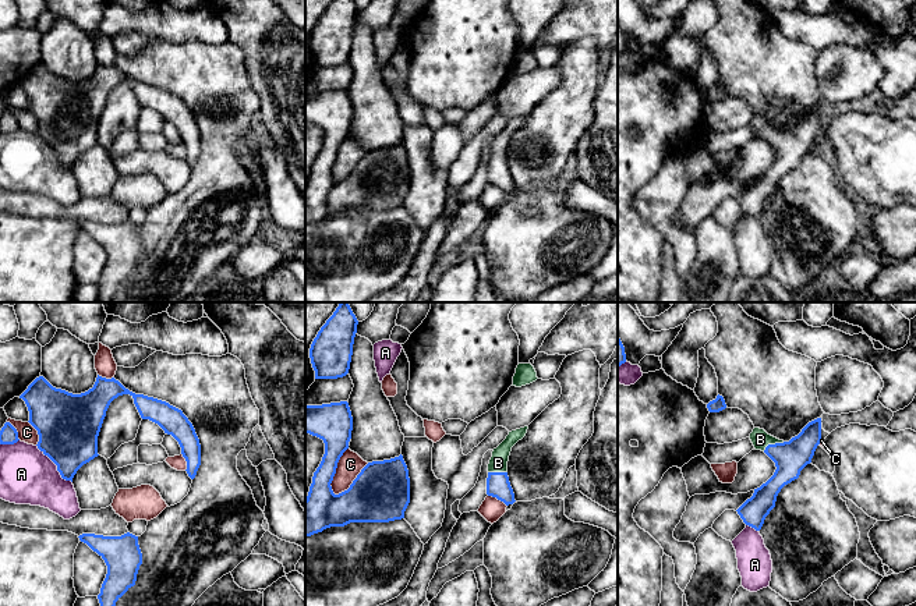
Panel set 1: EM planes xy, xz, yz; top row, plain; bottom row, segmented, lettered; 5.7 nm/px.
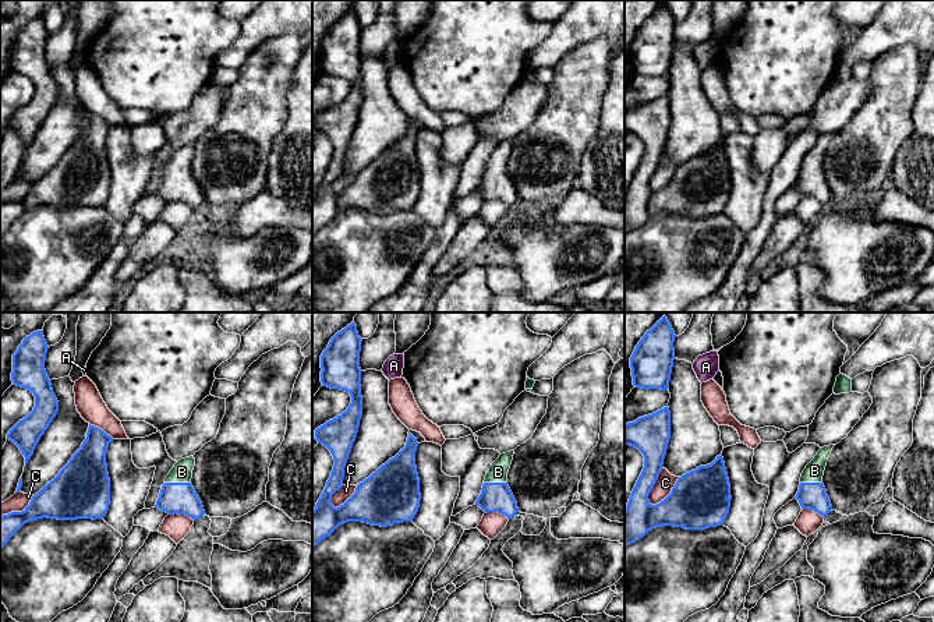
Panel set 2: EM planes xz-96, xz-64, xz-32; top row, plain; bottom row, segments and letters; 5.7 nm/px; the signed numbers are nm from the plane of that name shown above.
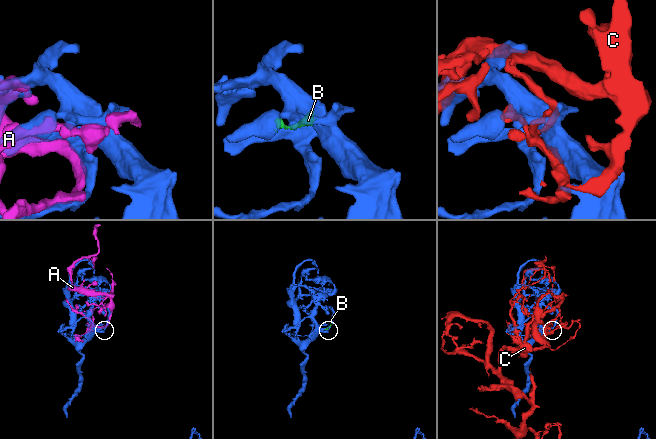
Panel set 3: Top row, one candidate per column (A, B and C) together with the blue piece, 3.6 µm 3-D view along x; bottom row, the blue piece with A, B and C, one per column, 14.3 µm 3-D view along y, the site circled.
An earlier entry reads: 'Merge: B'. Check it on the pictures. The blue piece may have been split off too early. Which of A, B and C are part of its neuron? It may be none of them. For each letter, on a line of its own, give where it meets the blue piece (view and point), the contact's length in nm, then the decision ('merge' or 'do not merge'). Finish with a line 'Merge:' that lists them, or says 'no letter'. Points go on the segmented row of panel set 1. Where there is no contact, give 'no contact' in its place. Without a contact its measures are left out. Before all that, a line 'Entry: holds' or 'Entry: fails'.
Entry: holds
A: xy (56, 464) | 300 nm | do not merge
B: yz (773, 445) | 140 nm | merge
C: xz (335, 471) | 280 nm | do not merge
Merge: B

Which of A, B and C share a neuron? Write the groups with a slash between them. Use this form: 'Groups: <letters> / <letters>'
Groups: A / B / C

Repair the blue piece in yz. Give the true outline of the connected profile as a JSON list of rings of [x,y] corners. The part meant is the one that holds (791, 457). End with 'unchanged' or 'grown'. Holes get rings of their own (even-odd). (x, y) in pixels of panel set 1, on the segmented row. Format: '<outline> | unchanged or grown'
[[[821,418],[809,422],[789,442],[779,440],[760,428],[754,428],[749,437],[754,449],[764,451],[777,467],[774,475],[754,489],[753,496],[736,510],[746,525],[760,531],[765,517],[775,507],[781,489],[797,479],[800,471],[811,463],[821,442]]] | grown

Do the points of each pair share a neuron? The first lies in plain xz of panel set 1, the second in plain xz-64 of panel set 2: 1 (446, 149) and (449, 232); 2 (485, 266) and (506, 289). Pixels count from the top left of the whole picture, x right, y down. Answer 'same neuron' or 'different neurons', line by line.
1: same neuron
2: same neuron

